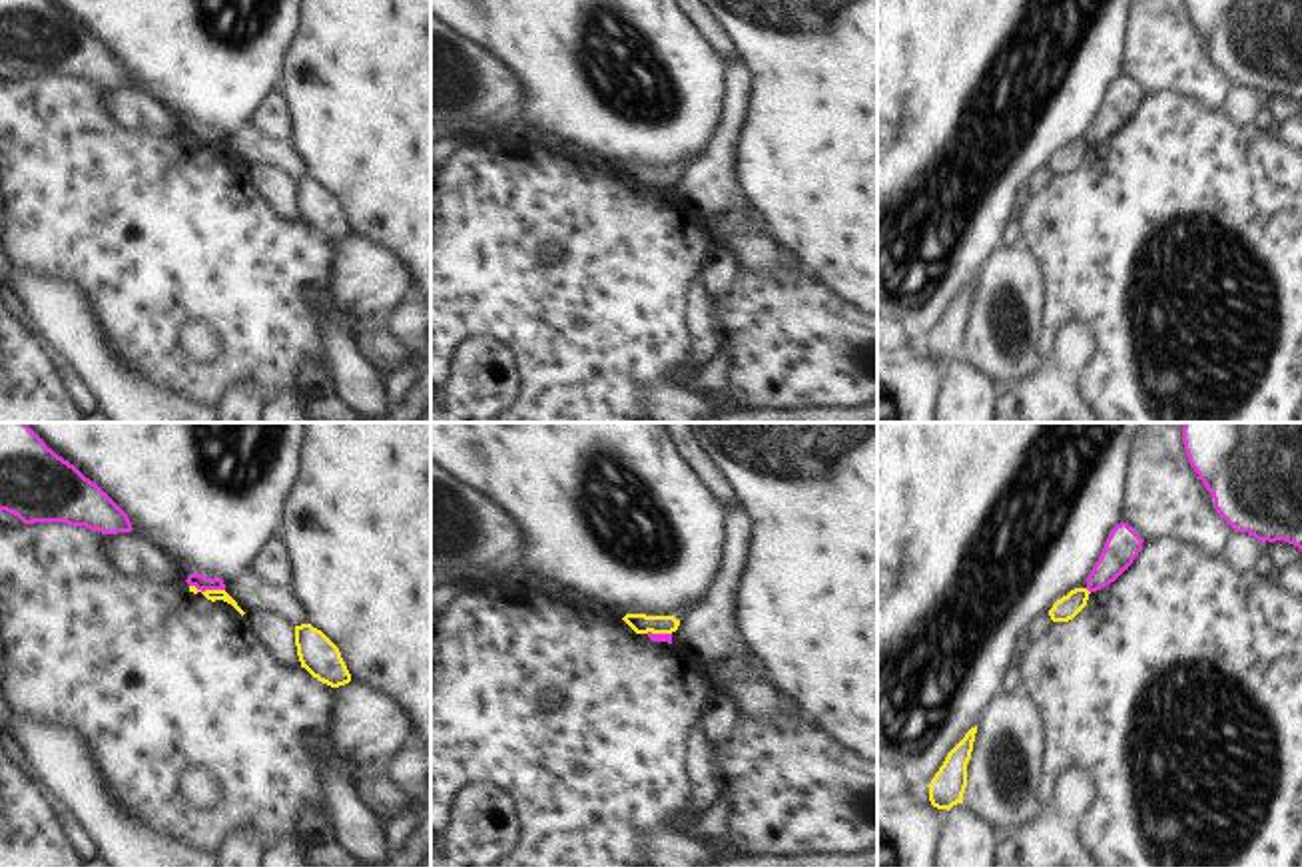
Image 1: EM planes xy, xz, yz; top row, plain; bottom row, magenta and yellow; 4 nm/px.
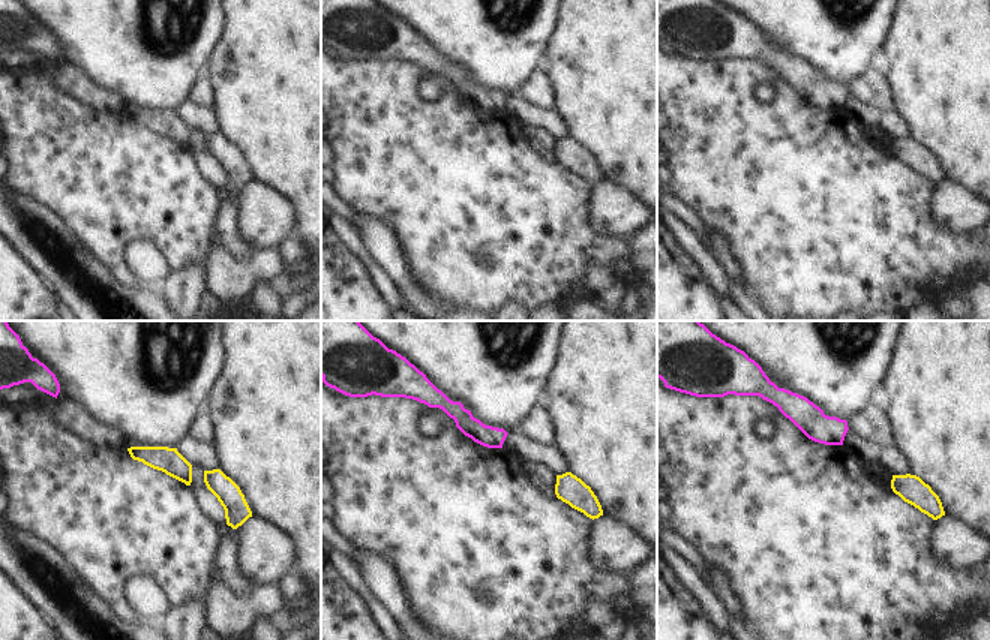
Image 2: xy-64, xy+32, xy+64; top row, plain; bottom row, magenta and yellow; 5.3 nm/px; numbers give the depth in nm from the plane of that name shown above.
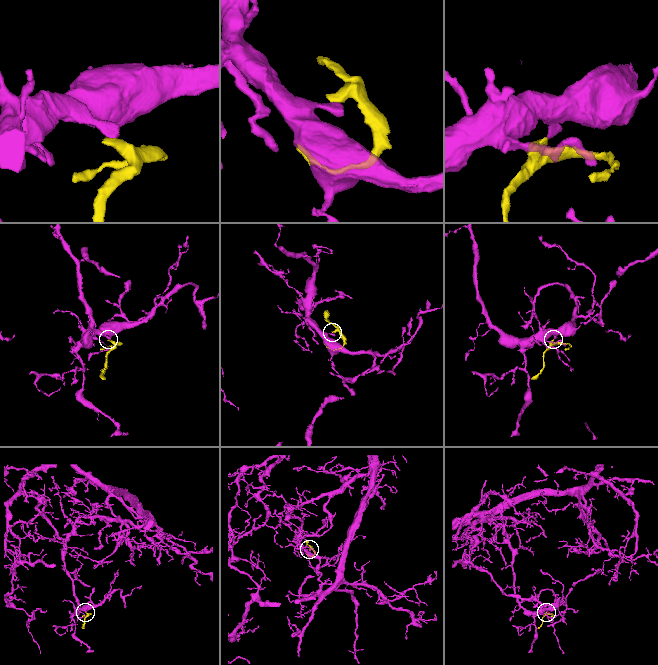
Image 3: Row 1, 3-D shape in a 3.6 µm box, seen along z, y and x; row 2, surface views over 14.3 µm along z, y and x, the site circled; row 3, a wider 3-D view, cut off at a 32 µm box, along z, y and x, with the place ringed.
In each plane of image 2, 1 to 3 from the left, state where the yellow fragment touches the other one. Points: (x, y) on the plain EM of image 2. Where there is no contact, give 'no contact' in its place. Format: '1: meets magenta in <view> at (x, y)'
1: no contact
2: no contact
3: no contact

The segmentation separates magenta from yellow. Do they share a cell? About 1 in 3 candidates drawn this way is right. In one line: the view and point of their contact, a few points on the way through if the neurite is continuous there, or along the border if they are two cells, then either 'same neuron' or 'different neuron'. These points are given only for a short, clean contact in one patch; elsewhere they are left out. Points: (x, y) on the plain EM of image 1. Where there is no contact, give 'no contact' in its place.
contact xy (208, 142); border xy (190, 138), (202, 144), (224, 144); different neuron

